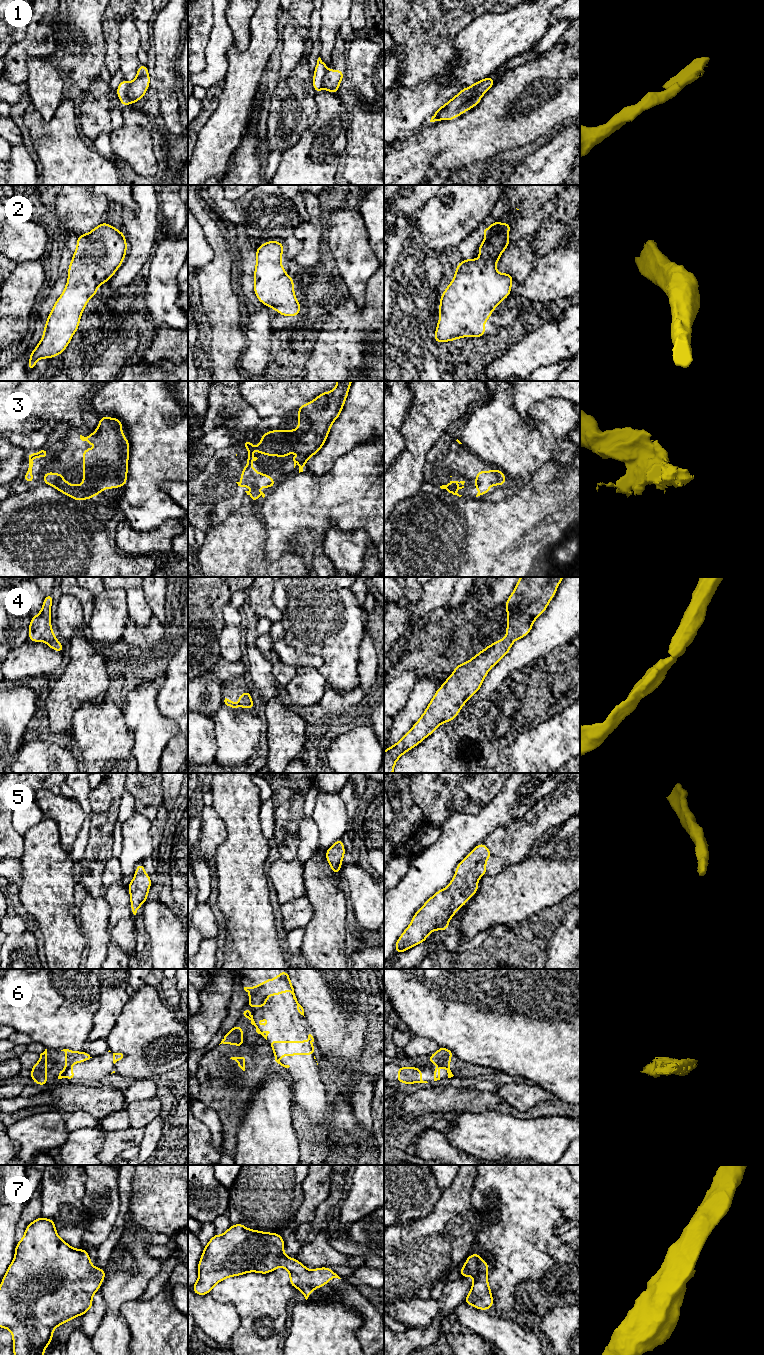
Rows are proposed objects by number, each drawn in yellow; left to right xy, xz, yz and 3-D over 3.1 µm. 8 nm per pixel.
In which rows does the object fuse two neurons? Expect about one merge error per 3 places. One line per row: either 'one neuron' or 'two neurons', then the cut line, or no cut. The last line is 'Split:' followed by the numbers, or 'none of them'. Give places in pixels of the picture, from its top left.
1: two neurons; cut in yz along (482, 80), (475, 91), (478, 97)
2: one neuron; no cut
3: one neuron; no cut
4: one neuron; no cut
5: one neuron; no cut
6: two neurons; cut in xy along (69, 1066), (65, 1073)
7: one neuron; no cut
Split: 1, 6

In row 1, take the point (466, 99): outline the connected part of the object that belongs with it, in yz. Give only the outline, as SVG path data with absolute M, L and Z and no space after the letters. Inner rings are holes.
M477 81L472 86L462 89L454 98L450 99L445 105L436 110L430 122L453 120L478 105L481 97L476 96L475 91L481 81Z

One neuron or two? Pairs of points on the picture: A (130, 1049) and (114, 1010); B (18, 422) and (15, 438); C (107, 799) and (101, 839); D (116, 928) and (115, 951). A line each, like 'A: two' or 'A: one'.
A: two
B: two
C: one
D: two

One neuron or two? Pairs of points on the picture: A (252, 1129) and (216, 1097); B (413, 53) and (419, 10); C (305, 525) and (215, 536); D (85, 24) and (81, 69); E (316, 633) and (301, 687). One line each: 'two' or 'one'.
A: two
B: one
C: two
D: one
E: two

